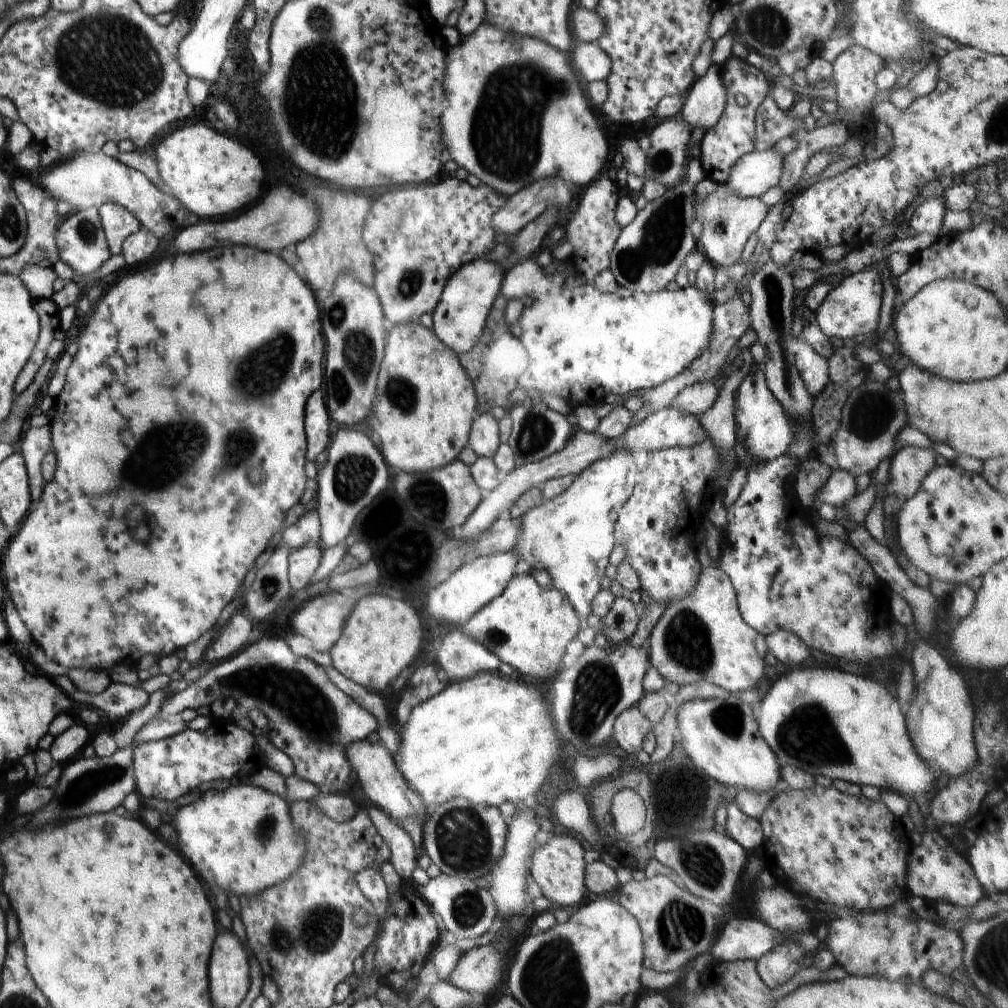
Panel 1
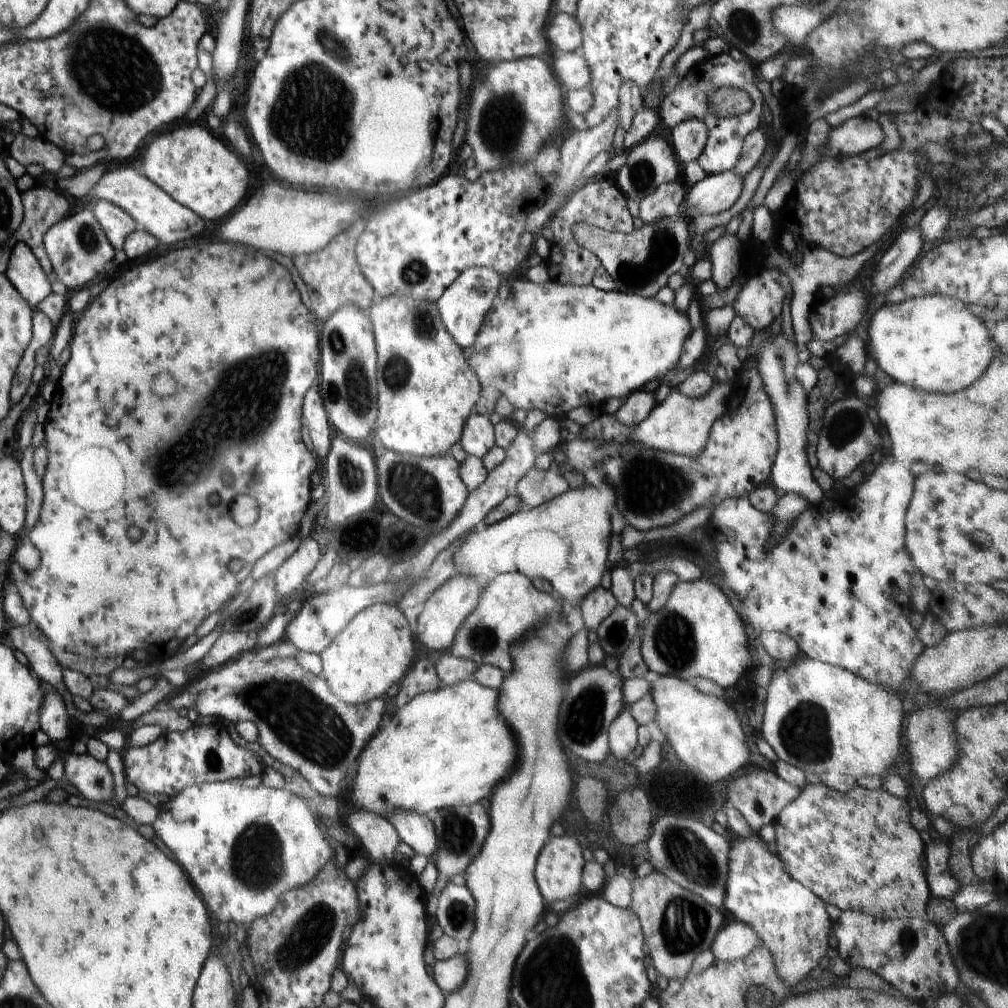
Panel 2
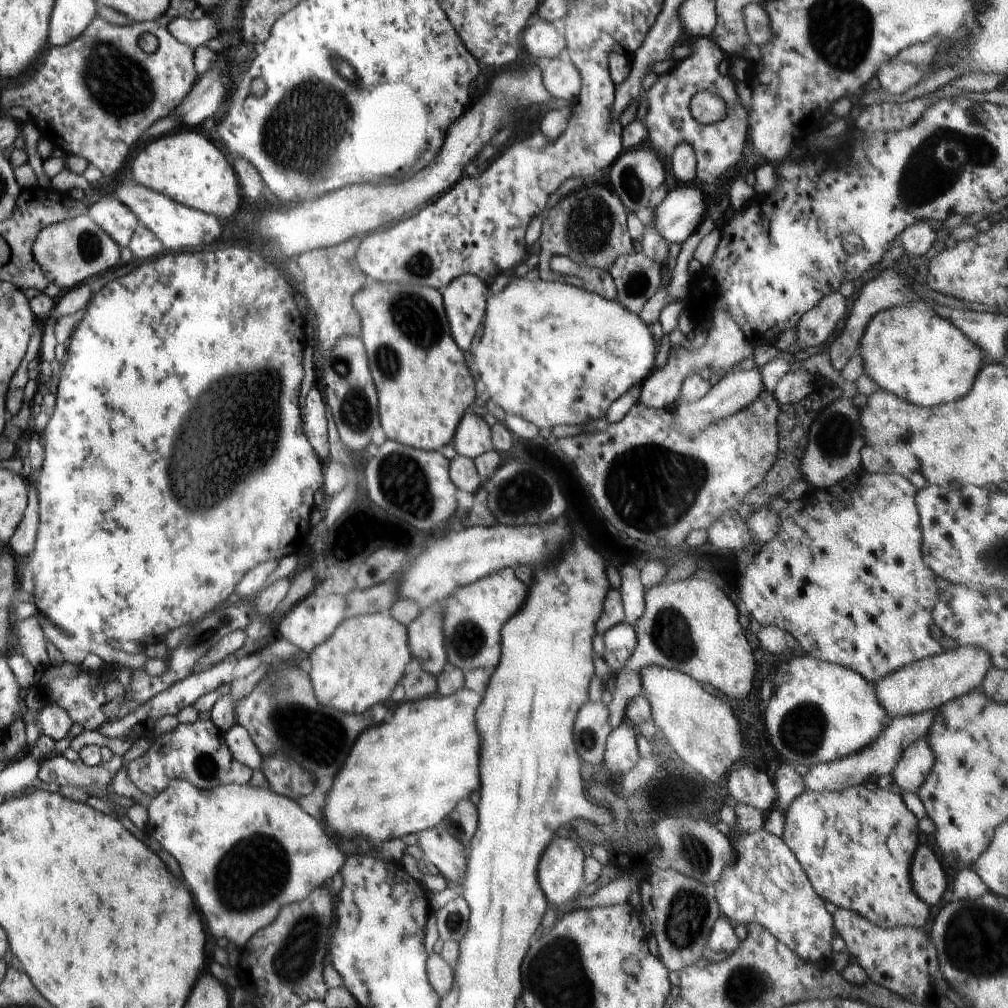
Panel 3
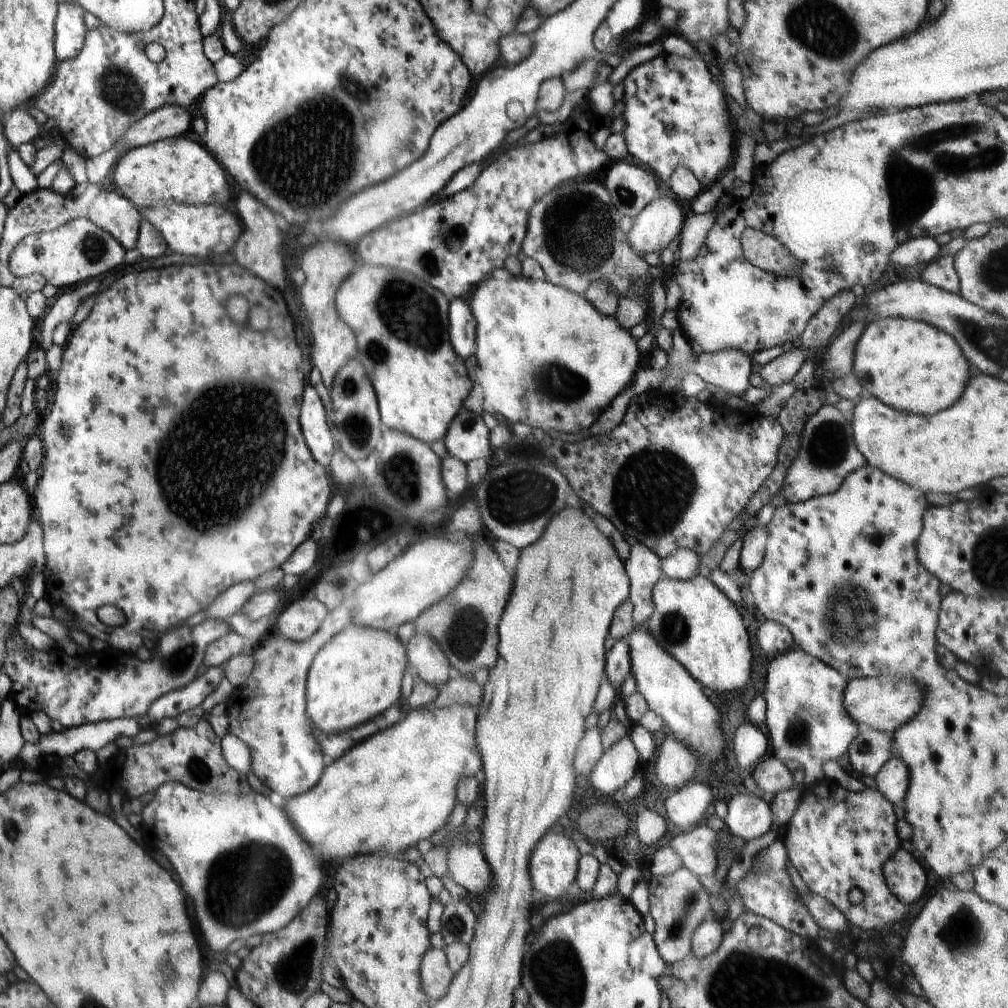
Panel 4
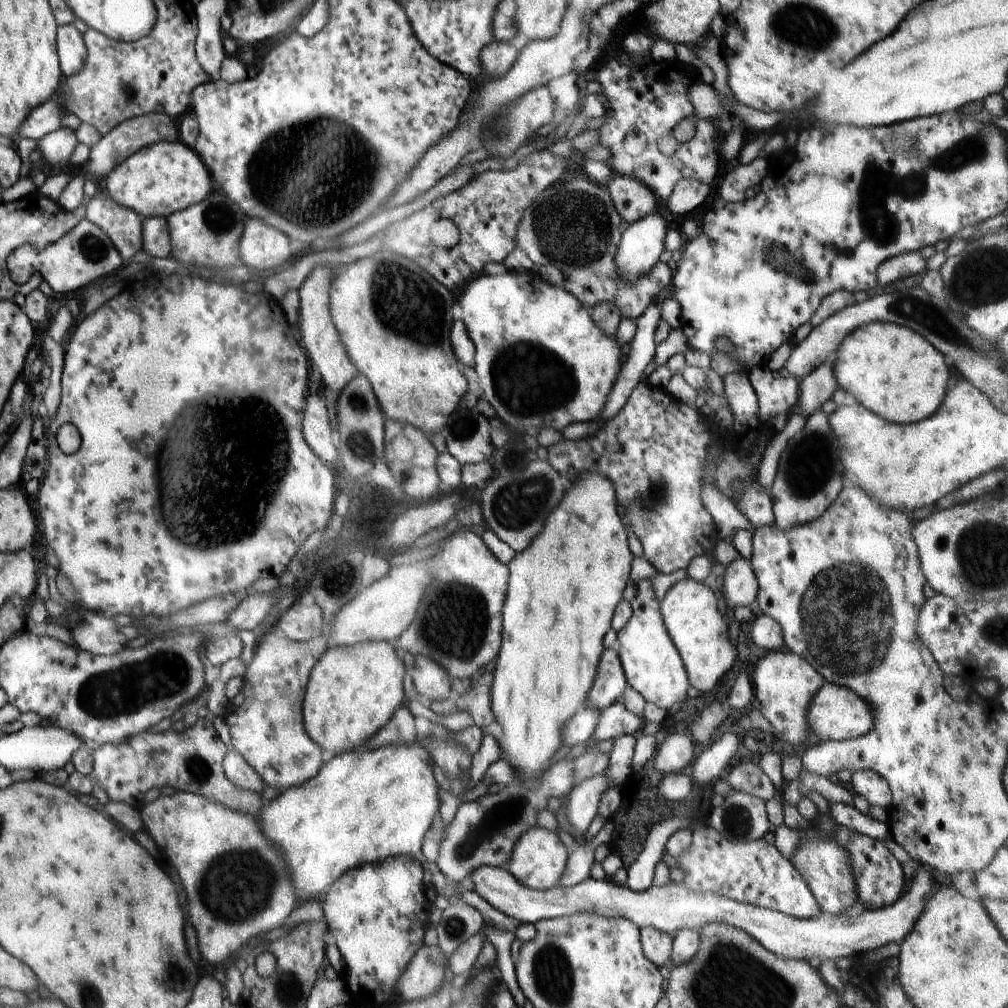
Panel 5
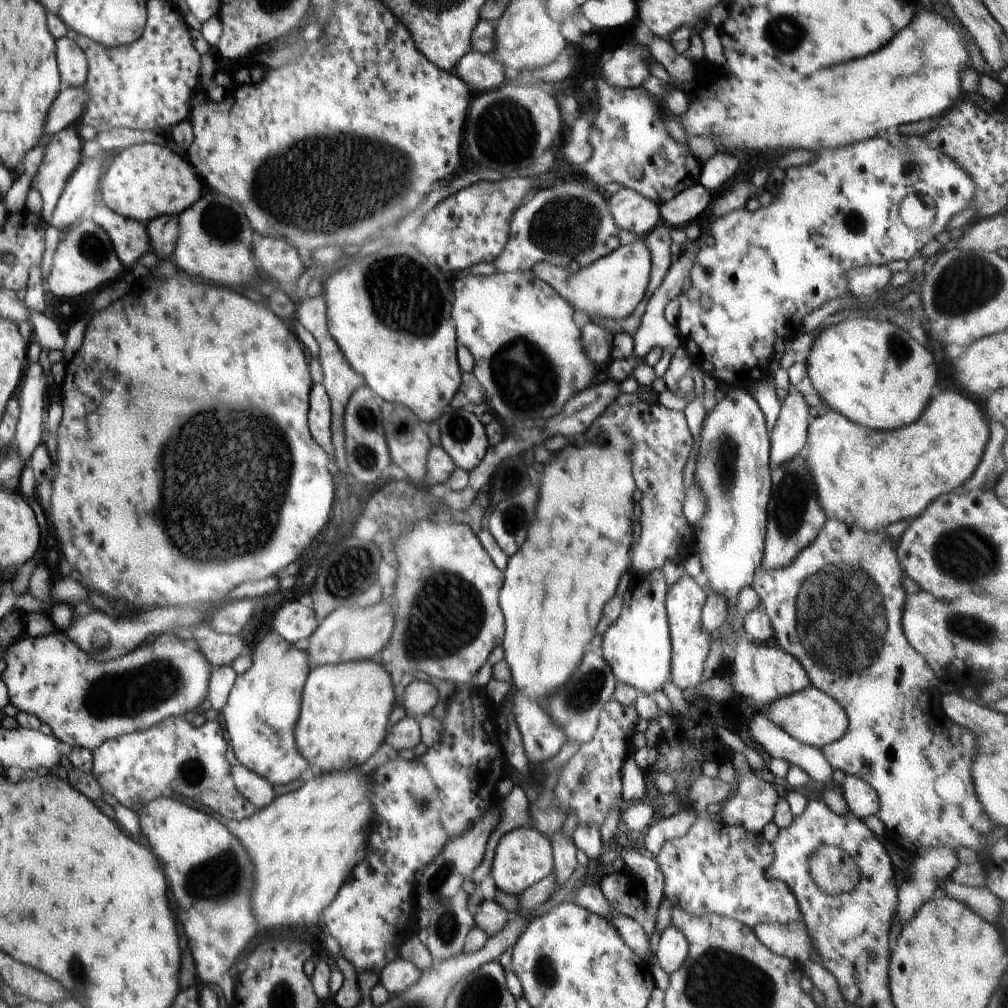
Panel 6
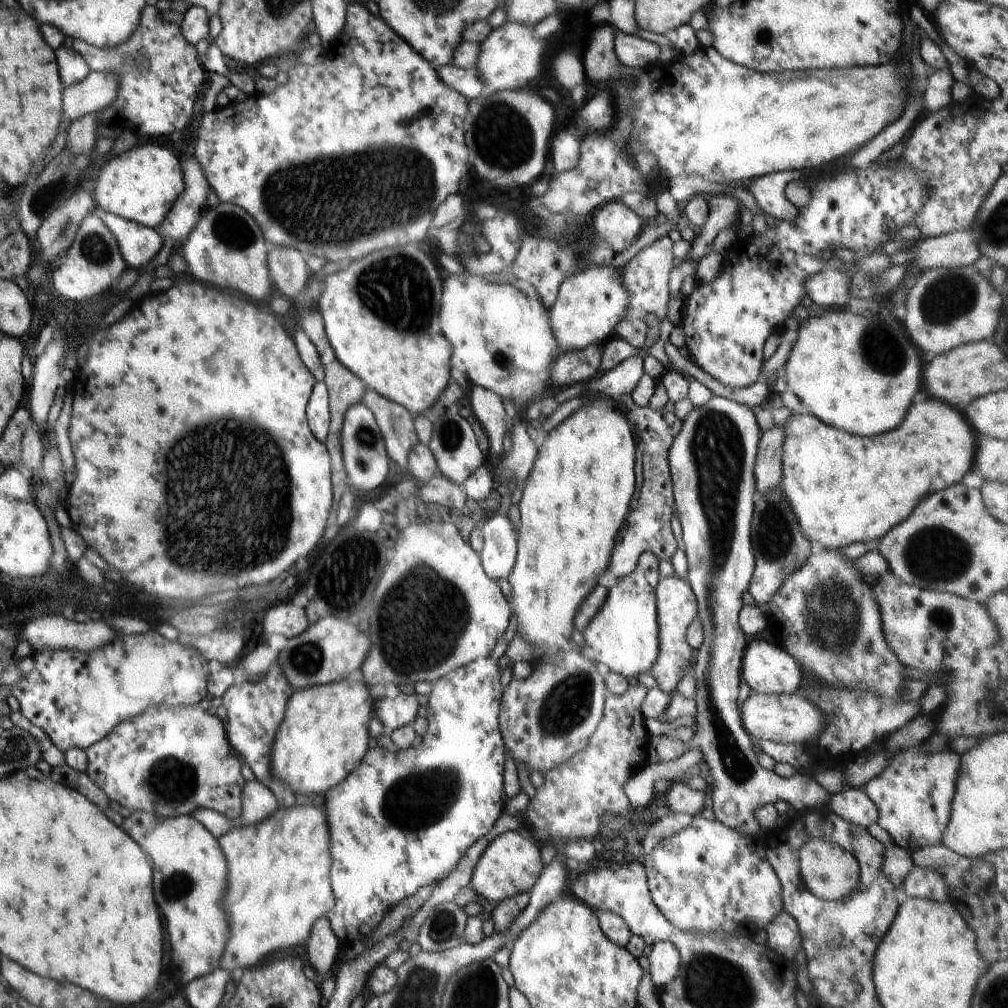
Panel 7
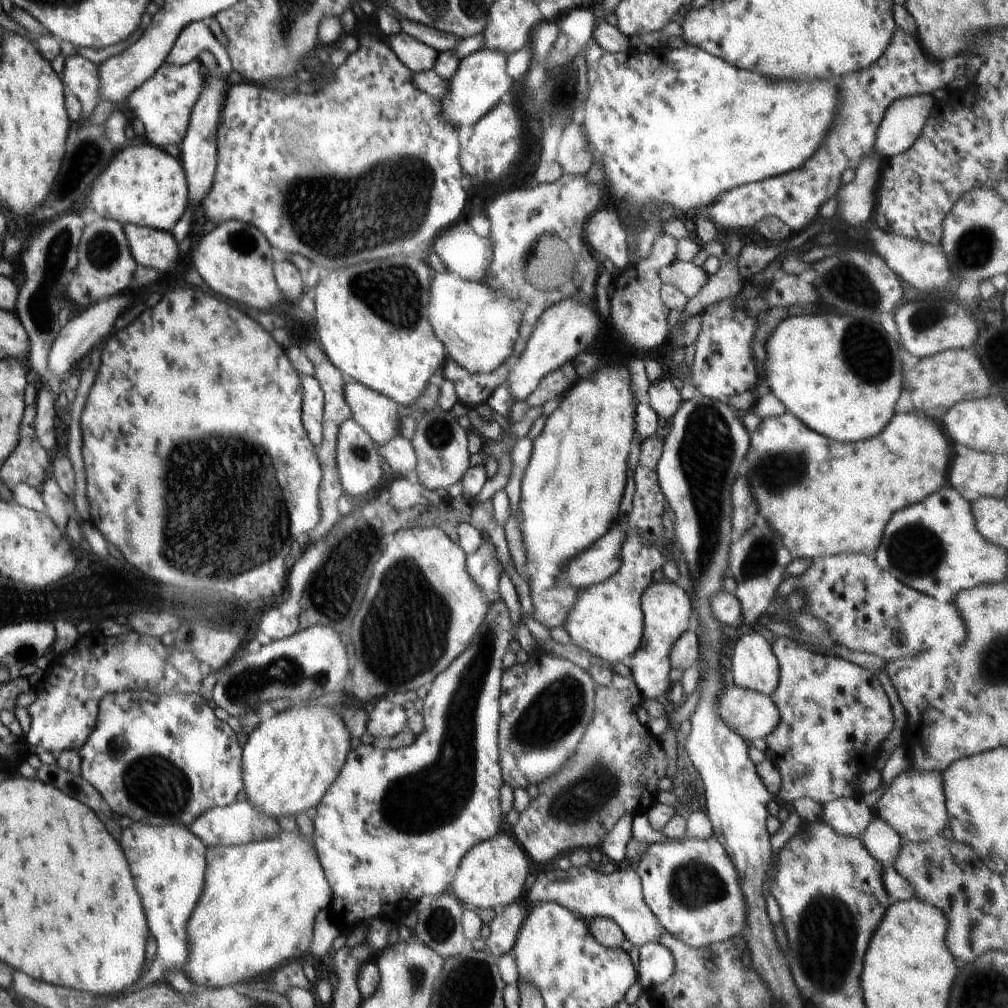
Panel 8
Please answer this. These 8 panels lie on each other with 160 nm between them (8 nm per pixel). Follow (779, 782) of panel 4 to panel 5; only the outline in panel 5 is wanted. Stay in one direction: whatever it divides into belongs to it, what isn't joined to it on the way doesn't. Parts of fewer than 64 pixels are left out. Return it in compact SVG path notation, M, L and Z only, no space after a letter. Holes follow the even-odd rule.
M757 757L750 762L738 764L736 768L730 771L725 782L730 784L733 791L762 798L765 802L775 794L774 782L758 768Z

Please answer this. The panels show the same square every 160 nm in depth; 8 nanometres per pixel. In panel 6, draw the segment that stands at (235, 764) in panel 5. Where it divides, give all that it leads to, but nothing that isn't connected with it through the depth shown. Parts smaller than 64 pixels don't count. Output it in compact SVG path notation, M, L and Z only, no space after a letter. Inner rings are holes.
M230 765L230 768L236 788L254 805L256 810L267 807L276 798L273 786L265 778L242 765Z

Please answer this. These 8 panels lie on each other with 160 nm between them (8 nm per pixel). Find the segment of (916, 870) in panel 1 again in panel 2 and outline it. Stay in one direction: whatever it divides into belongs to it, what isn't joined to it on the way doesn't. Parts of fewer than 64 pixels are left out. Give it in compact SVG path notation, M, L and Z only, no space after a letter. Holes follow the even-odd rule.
M934 840L925 842L924 869L930 894L934 898L951 899L962 886L948 868L948 844Z

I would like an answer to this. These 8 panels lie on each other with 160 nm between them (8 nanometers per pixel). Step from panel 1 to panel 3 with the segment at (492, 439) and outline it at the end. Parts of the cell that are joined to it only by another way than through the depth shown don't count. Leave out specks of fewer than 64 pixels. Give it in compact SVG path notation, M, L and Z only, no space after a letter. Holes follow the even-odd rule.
M466 410L458 423L454 438L451 440L458 455L472 460L493 448L491 428L483 417Z

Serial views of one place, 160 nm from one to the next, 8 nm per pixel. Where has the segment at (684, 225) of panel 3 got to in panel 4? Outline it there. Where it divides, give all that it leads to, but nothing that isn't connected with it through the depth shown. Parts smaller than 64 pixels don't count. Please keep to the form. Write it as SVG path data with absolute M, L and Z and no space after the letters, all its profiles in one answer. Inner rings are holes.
M657 196L634 218L632 230L627 234L630 246L643 258L650 252L662 252L679 238L690 205L676 198Z

